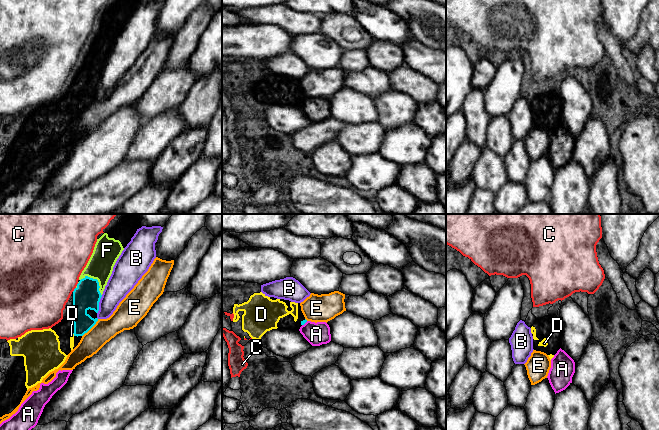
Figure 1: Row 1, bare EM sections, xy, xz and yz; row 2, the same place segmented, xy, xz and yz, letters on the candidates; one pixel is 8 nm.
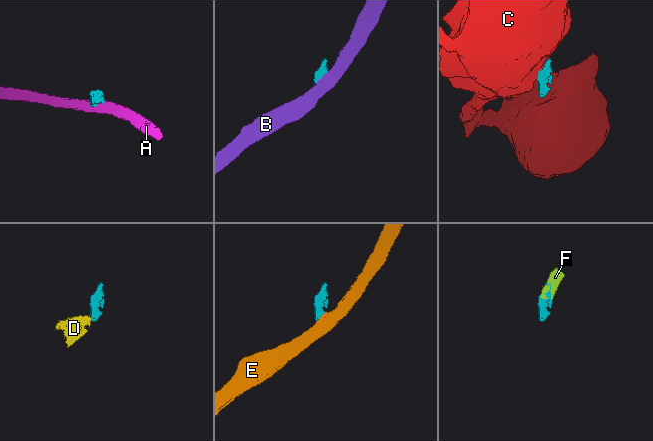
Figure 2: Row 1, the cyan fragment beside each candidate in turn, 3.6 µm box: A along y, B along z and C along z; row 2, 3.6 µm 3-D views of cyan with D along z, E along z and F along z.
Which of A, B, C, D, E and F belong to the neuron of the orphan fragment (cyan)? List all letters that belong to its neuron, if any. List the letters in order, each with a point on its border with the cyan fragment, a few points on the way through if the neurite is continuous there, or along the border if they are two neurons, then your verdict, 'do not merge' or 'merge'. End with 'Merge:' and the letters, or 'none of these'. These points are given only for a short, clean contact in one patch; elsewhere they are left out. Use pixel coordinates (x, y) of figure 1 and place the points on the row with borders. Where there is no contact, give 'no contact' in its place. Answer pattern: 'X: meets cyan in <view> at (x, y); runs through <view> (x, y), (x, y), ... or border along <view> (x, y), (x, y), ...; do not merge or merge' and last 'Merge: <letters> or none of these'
A: meets cyan in xz at (304, 323); border along xz (307, 321), (302, 325); do not merge
B: meets cyan in xy at (98, 304); border along xy (102, 295), (97, 313); do not merge
C: meets cyan in xy at (74, 289); border along xy (75, 287), (72, 291); do not merge
D: meets cyan in xy at (73, 333); runs through xy (83, 322), (73, 333), (71, 335); merge
E: meets cyan in xy at (90, 328); border along xy (98, 319), (82, 336); do not merge
F: meets cyan in xy at (96, 279); runs through xy (86, 296), (96, 279), (96, 273), (107, 250); merge
Merge: D, F

